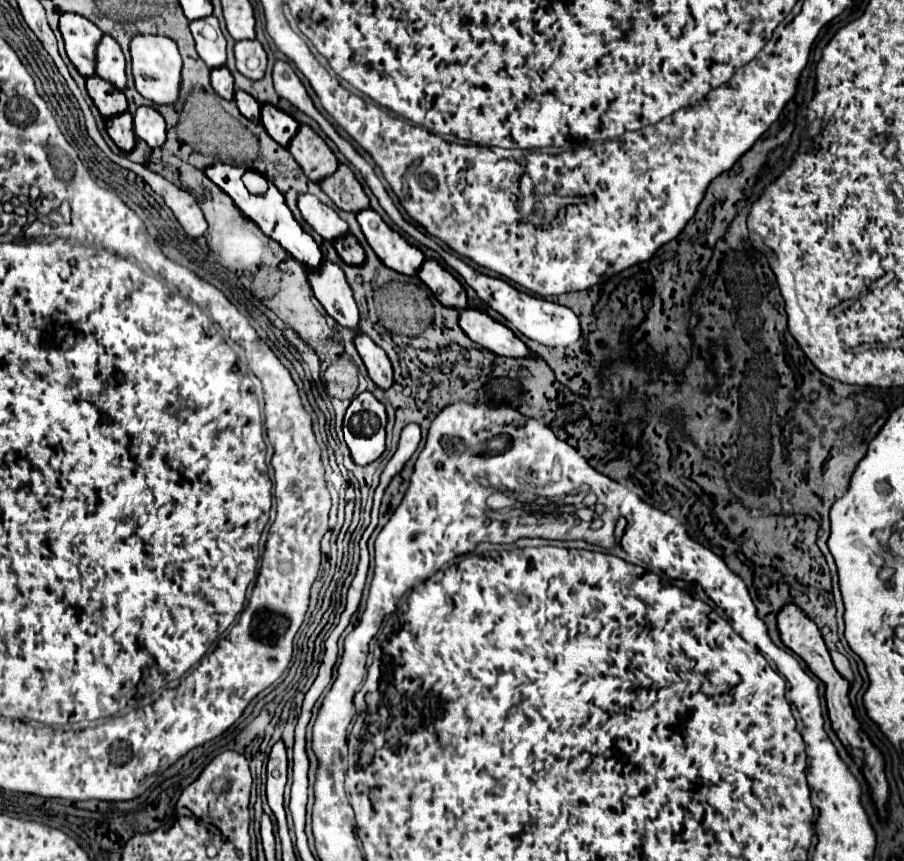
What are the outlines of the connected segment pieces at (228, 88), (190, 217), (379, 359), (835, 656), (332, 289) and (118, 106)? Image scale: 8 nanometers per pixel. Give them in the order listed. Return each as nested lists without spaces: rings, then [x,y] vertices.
[[[226,65],[212,69],[210,79],[212,79],[214,91],[216,91],[220,97],[224,97],[226,101],[232,101],[232,99],[234,99],[234,79],[232,79],[232,75],[230,75],[230,71],[228,71]]]
[[[98,139],[98,141],[100,141],[102,151],[108,155],[108,159],[112,159],[116,165],[120,165],[120,167],[124,167],[124,169],[130,169],[130,171],[134,171],[136,175],[144,177],[144,181],[152,187],[152,191],[156,191],[158,195],[164,197],[166,205],[174,211],[176,219],[180,221],[180,225],[184,227],[184,231],[186,231],[190,237],[196,239],[196,237],[202,237],[202,235],[206,233],[206,227],[208,227],[208,225],[206,225],[206,219],[204,219],[204,215],[202,215],[202,209],[198,207],[196,199],[194,199],[188,191],[176,187],[174,183],[170,183],[170,181],[164,179],[162,175],[146,169],[144,165],[132,163],[130,159],[112,153],[110,147],[108,147],[106,143],[102,143],[102,139]]]
[[[358,333],[354,337],[354,347],[358,349],[370,379],[380,387],[380,389],[388,389],[392,385],[392,365],[390,359],[386,355],[386,351],[382,347],[378,347],[368,335]]]
[[[832,651],[830,655],[832,655],[832,663],[834,663],[836,671],[838,671],[848,683],[854,683],[854,673],[852,673],[852,669],[850,669],[848,659],[846,659],[842,653],[838,653],[838,651]]]
[[[324,259],[318,269],[306,269],[306,277],[326,313],[336,323],[356,329],[360,321],[358,307],[352,297],[352,289],[344,277],[344,271],[336,263]]]
[[[88,77],[86,89],[104,119],[110,119],[114,115],[122,115],[128,109],[124,93],[120,89],[116,89],[112,83],[106,83],[104,79]]]

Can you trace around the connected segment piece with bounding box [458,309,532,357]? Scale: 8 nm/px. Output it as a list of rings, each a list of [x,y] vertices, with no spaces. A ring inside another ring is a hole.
[[[478,309],[460,311],[460,329],[478,345],[502,357],[528,357],[530,349],[502,323]]]

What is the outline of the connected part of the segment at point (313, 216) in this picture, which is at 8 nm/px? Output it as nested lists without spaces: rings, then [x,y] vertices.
[[[300,193],[296,199],[296,205],[298,205],[304,221],[326,241],[332,243],[338,235],[348,233],[348,223],[344,219],[340,219],[334,209],[324,205],[312,193]]]

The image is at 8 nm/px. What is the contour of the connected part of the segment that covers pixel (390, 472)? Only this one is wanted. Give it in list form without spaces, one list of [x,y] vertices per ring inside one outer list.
[[[410,423],[402,429],[402,437],[400,437],[400,443],[398,443],[398,449],[394,453],[394,457],[388,461],[388,465],[384,467],[382,475],[380,475],[380,485],[374,493],[374,509],[378,509],[380,505],[380,499],[384,495],[384,489],[388,487],[388,483],[392,481],[392,477],[396,473],[402,471],[402,467],[406,465],[406,461],[414,455],[414,451],[418,449],[418,443],[420,443],[420,427],[416,423]]]

